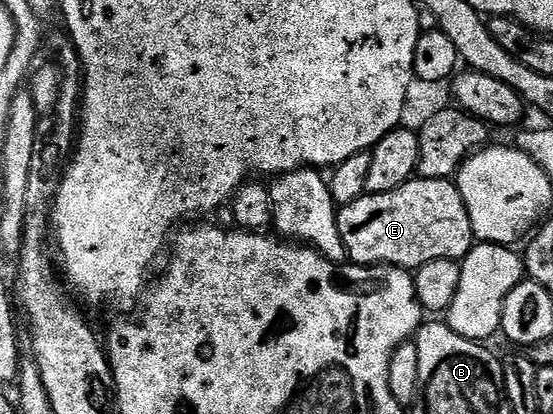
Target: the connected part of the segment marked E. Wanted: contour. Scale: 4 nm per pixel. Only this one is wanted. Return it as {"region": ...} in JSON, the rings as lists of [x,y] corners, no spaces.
{"region":[[[419,177],[405,182],[397,191],[367,193],[351,205],[338,210],[341,239],[347,248],[348,258],[357,265],[395,265],[398,269],[414,271],[425,263],[437,259],[462,262],[476,240],[471,230],[469,212],[462,201],[456,182],[438,177]]]}

